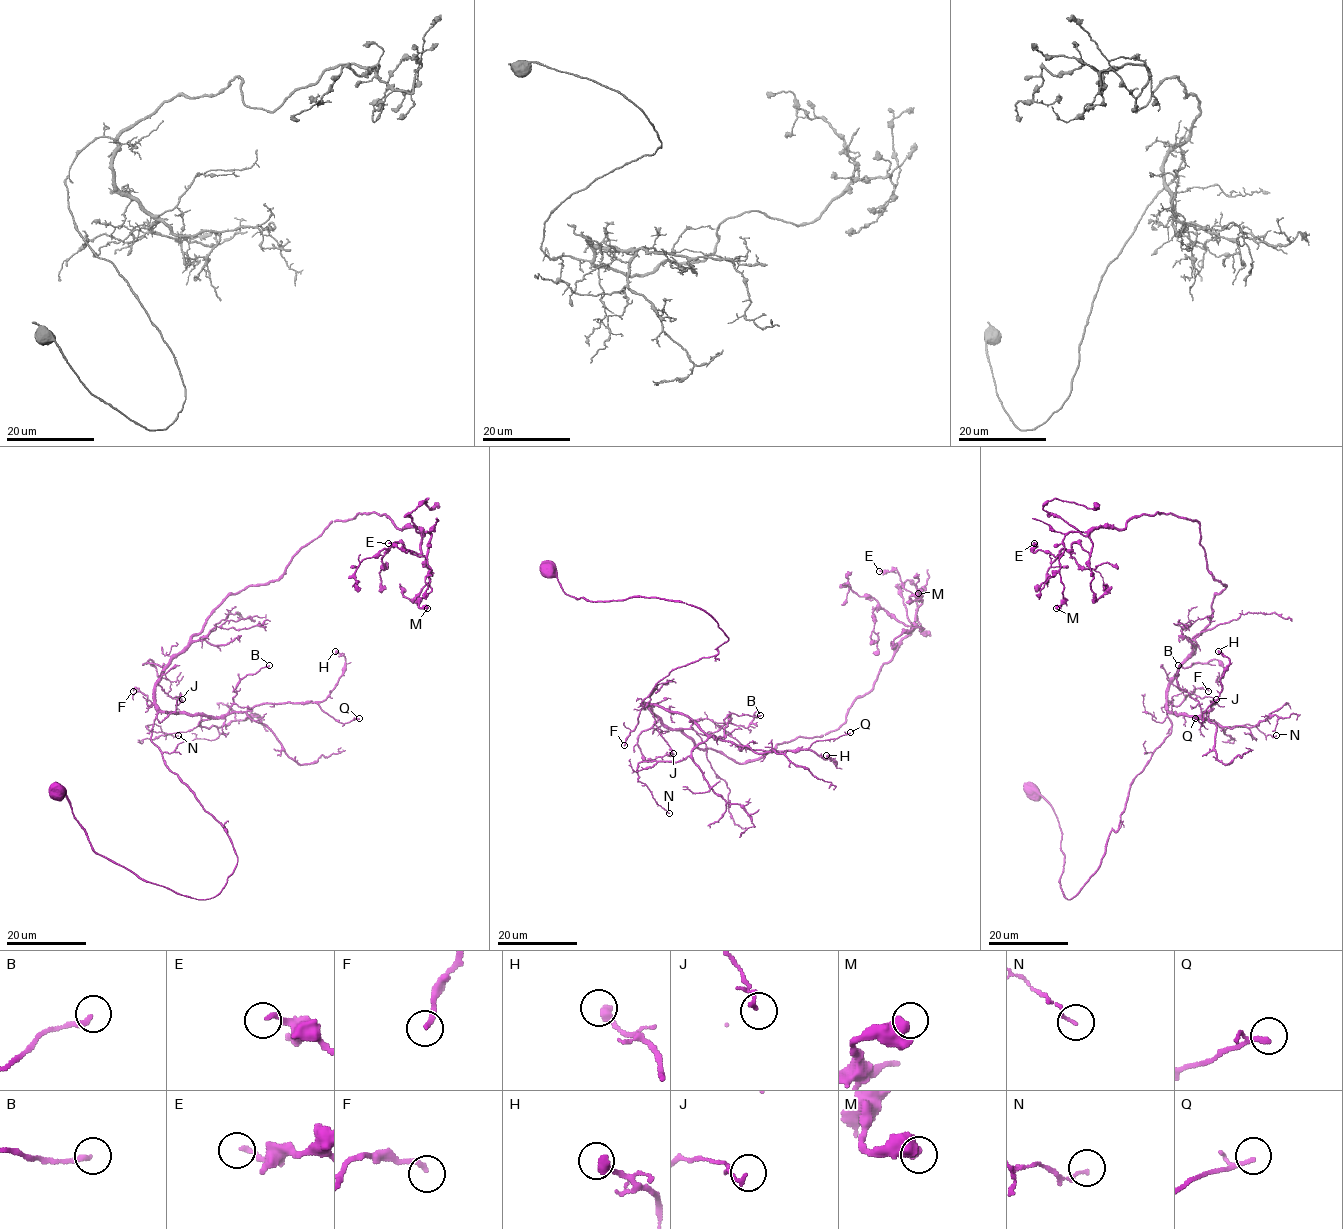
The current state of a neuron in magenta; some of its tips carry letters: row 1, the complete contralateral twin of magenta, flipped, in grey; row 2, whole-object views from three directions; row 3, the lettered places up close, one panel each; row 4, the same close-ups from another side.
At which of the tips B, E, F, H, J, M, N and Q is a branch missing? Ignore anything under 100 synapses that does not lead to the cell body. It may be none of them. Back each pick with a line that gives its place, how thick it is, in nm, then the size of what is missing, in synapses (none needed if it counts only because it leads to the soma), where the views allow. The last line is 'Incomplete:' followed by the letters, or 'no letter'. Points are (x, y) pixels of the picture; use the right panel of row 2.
Incomplete: no letter

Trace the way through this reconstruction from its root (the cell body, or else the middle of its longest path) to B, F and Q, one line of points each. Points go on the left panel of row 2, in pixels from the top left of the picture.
B: (58, 789), (96, 852), (213, 897), (237, 862), (231, 839), (152, 726), (160, 712), (223, 716), (269, 665)
F: (58, 789), (91, 847), (141, 878), (196, 899), (225, 885), (231, 839), (166, 763), (157, 706), (133, 691)
Q: (58, 789), (96, 852), (209, 899), (237, 857), (152, 741), (157, 715), (316, 703), (342, 723), (359, 718)

